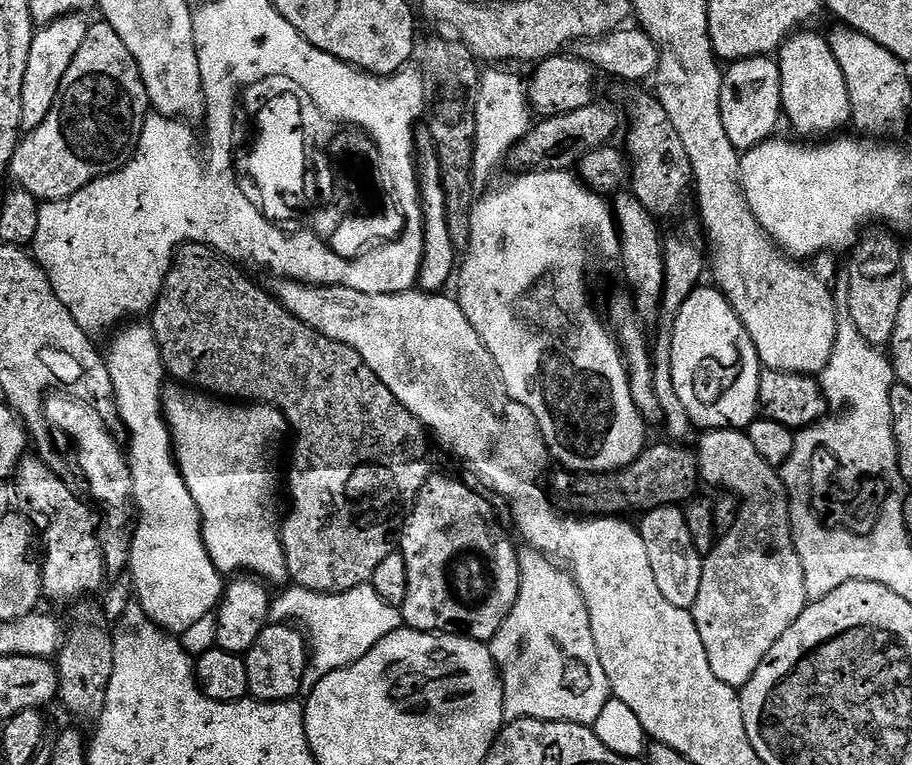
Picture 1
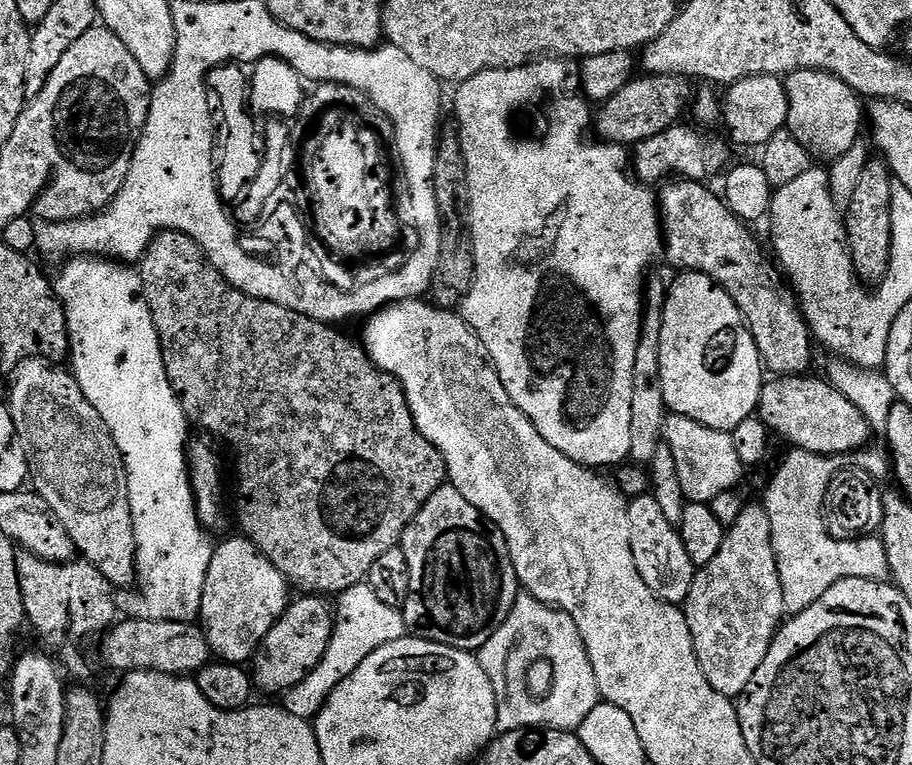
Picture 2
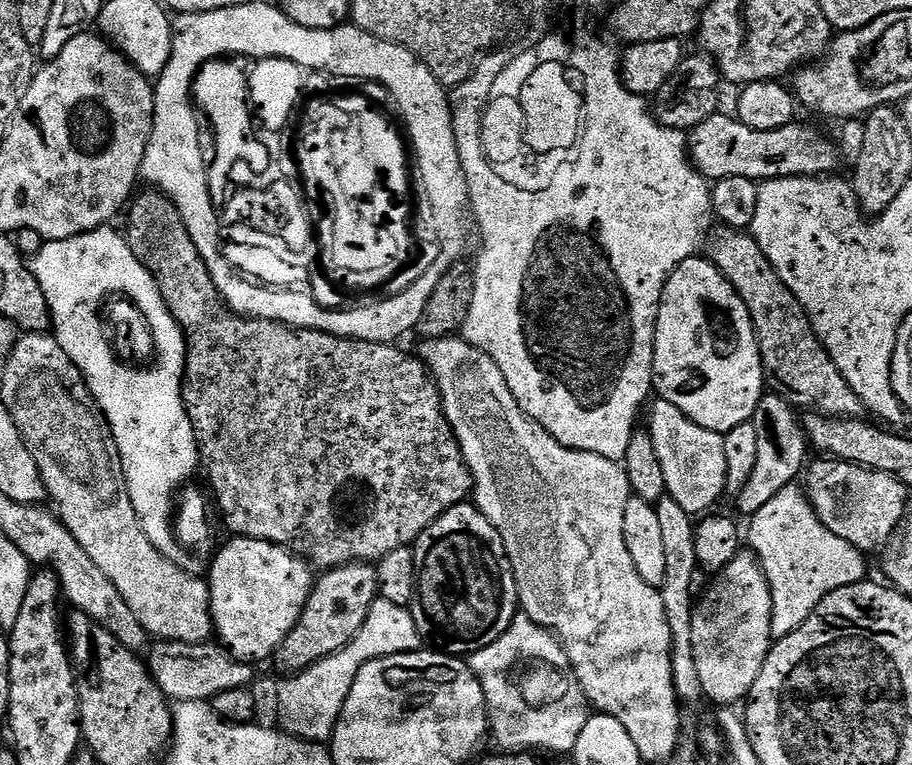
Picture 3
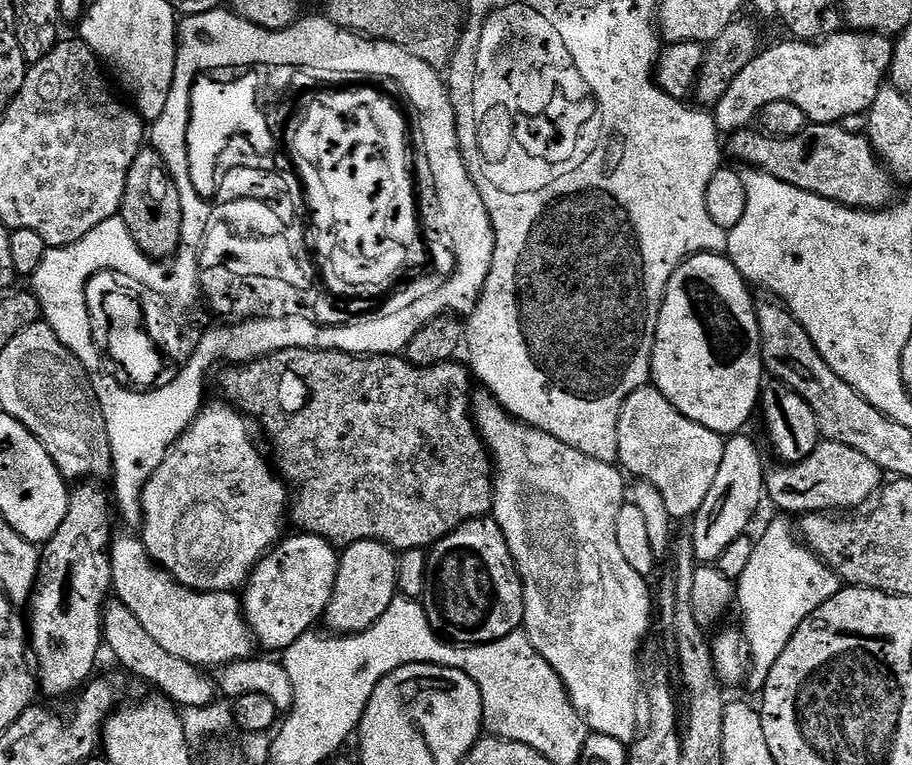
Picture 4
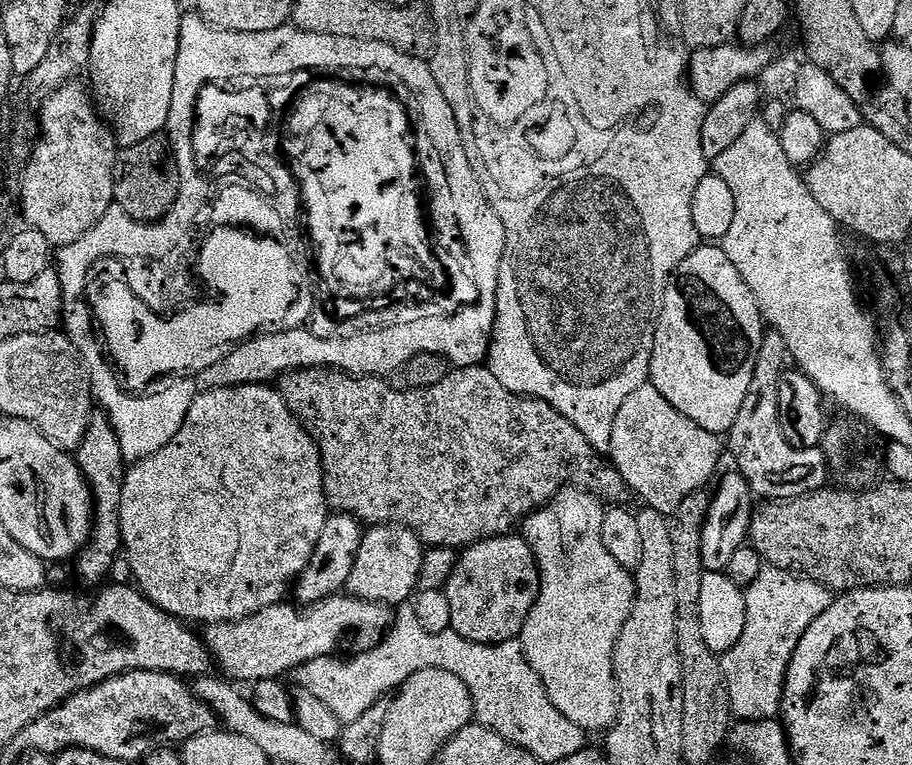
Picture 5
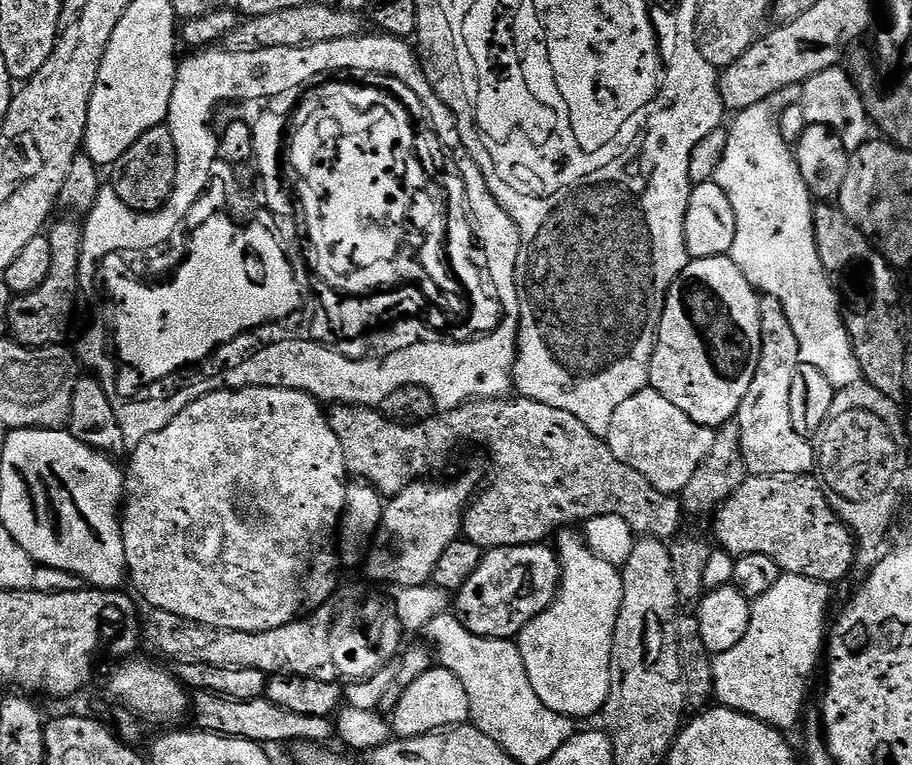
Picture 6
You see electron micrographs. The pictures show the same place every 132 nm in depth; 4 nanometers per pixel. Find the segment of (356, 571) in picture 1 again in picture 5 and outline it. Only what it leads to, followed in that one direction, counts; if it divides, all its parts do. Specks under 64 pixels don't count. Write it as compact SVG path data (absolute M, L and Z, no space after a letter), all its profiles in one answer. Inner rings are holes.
M160 136L123 149L114 166L114 204L134 220L156 224L177 207L182 191L180 164L170 145ZM487 366L475 368L456 368L449 371L446 378L428 388L397 388L387 379L379 376L354 376L331 368L302 368L283 377L278 391L283 396L286 406L304 425L304 429L312 435L316 449L320 452L320 461L324 467L324 493L328 499L328 507L333 513L343 514L360 521L364 526L377 524L401 524L409 528L420 538L421 544L428 548L454 548L463 550L476 544L479 540L488 540L491 536L507 536L515 526L523 525L525 518L538 508L544 507L569 486L579 486L593 493L597 500L616 506L624 495L629 495L629 488L624 483L622 474L601 453L586 442L586 434L567 420L554 406L533 396L520 396L517 392L506 390L498 378L494 378L492 369Z

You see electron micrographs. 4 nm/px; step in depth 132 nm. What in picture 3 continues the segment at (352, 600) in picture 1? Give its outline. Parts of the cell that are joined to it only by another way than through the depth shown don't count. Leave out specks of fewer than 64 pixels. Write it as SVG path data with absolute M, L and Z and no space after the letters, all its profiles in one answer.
M377 598L370 606L366 622L362 622L362 630L358 630L347 646L322 658L322 662L310 666L306 671L284 678L288 680L282 681L276 692L276 704L280 707L279 727L300 740L331 741L342 714L342 706L346 706L346 698L350 698L350 686L354 686L354 678L358 678L358 670L362 670L366 662L394 654L419 652L421 648L422 637L415 615L408 608L399 608L394 606L394 602Z

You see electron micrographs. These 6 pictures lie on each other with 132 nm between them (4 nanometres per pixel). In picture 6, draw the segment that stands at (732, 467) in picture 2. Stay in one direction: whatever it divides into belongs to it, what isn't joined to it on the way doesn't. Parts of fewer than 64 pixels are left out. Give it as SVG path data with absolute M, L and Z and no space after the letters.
M651 386L635 392L618 410L614 410L614 418L610 422L606 442L618 458L618 462L628 464L650 486L667 496L676 496L684 491L686 482L694 475L694 470L702 466L702 458L710 454L710 446L714 446L716 429L707 428L694 422L674 402L662 398Z

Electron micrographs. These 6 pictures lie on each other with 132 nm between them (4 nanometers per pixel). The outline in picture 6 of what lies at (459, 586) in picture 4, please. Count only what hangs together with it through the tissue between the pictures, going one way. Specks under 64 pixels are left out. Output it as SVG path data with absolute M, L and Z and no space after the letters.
M547 543L543 544L527 544L526 546L510 546L509 548L489 548L481 555L478 570L474 570L474 574L470 574L470 579L466 581L466 586L462 586L460 591L454 596L454 612L459 616L462 623L466 626L466 630L470 630L476 636L481 636L487 640L511 640L519 637L520 631L530 622L534 622L534 618L538 618L538 614L542 614L550 607L553 600L556 599L556 591L560 589L560 557Z

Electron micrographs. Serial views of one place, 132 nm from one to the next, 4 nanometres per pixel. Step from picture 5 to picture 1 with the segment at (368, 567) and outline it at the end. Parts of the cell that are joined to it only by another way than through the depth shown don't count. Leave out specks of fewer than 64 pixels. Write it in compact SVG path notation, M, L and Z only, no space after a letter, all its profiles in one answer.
M269 623L244 656L248 696L253 700L265 700L268 704L297 699L301 695L300 687L306 674L308 653L308 641L299 627Z

